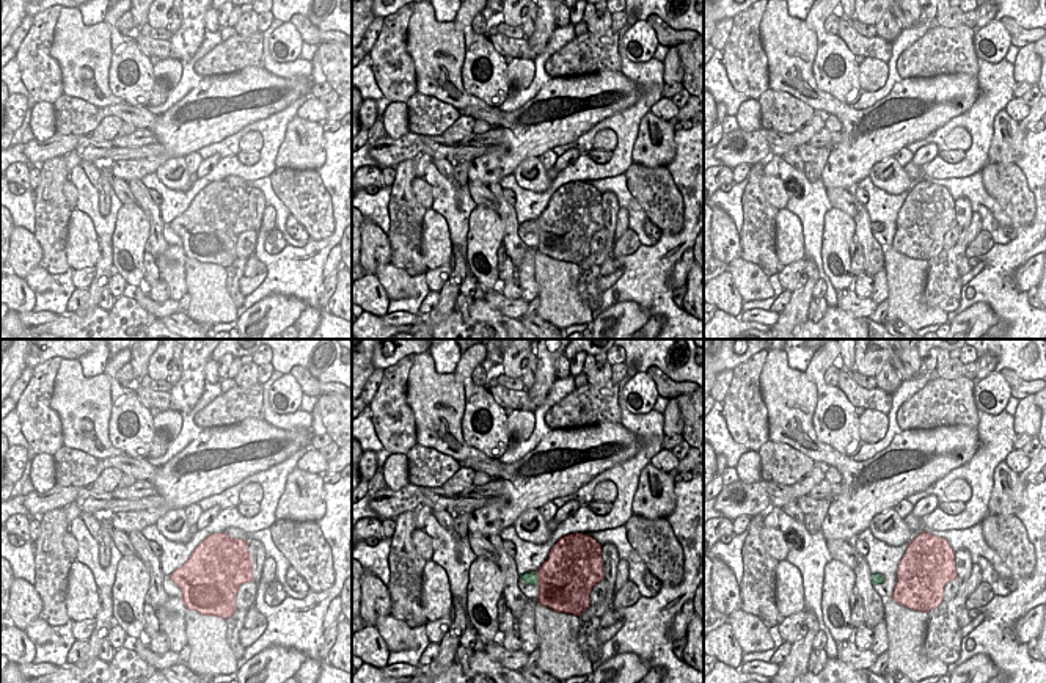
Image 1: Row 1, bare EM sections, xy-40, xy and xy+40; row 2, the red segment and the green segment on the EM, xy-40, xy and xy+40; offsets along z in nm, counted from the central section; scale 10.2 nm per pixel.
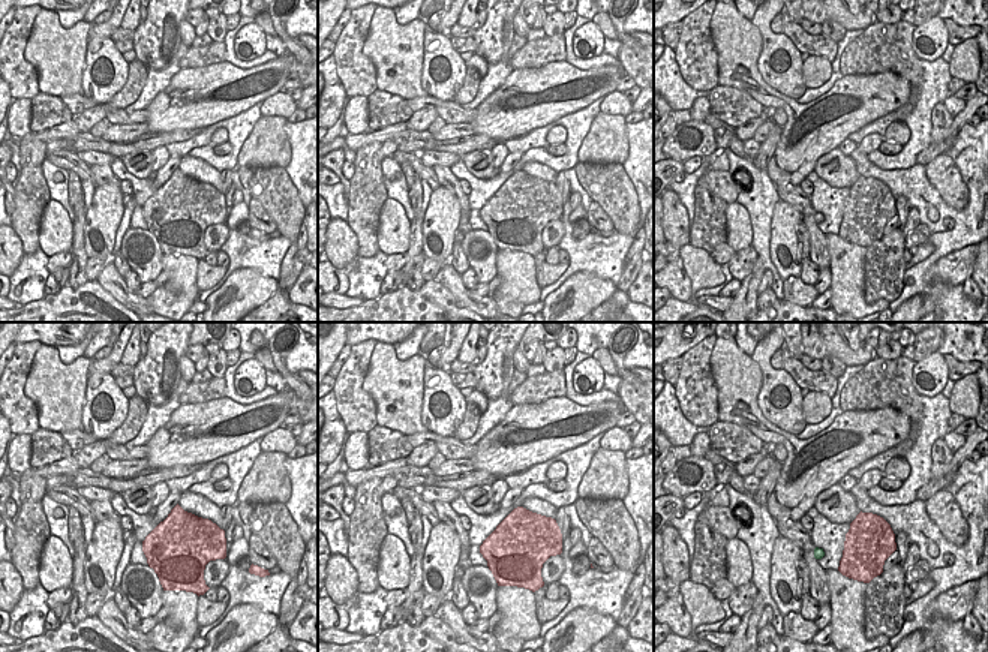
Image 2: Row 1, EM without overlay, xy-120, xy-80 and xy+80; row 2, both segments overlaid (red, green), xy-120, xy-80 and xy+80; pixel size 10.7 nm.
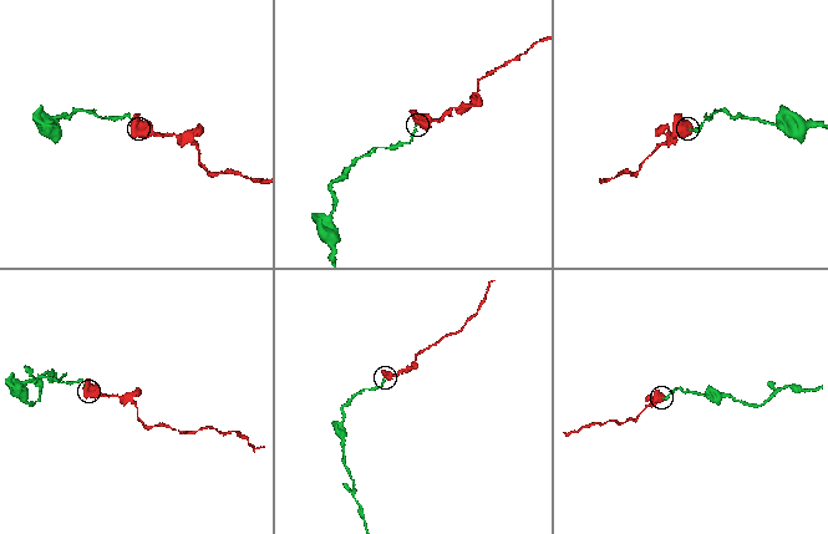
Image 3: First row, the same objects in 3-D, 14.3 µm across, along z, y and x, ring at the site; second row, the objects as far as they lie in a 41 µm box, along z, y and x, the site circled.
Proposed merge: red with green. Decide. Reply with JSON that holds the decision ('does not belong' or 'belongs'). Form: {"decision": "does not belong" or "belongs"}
{"decision": "belongs"}

